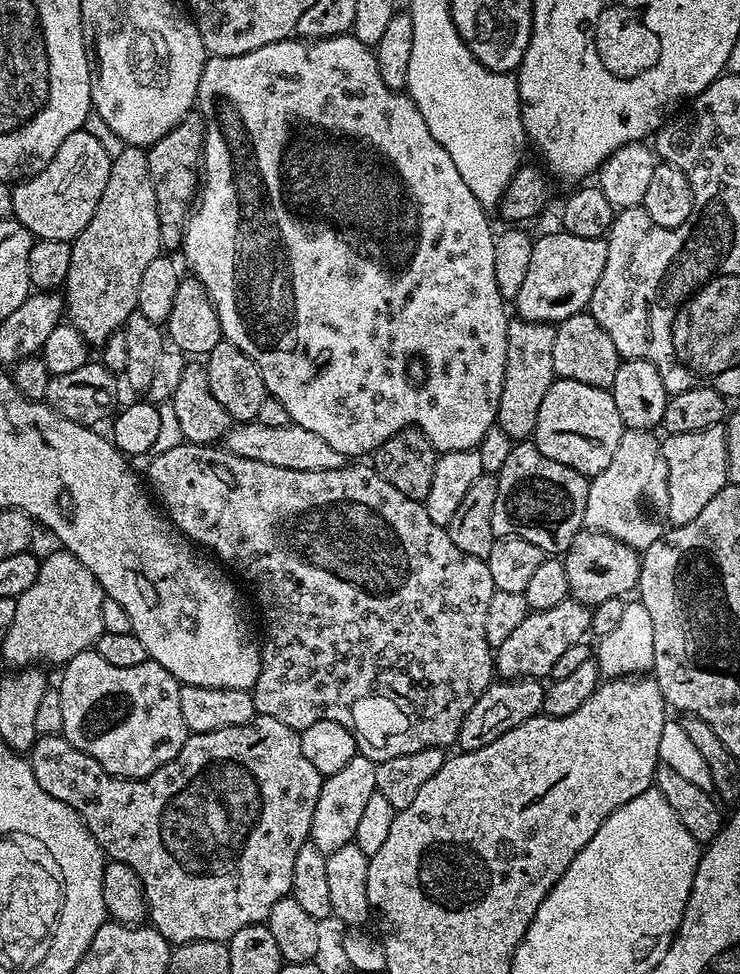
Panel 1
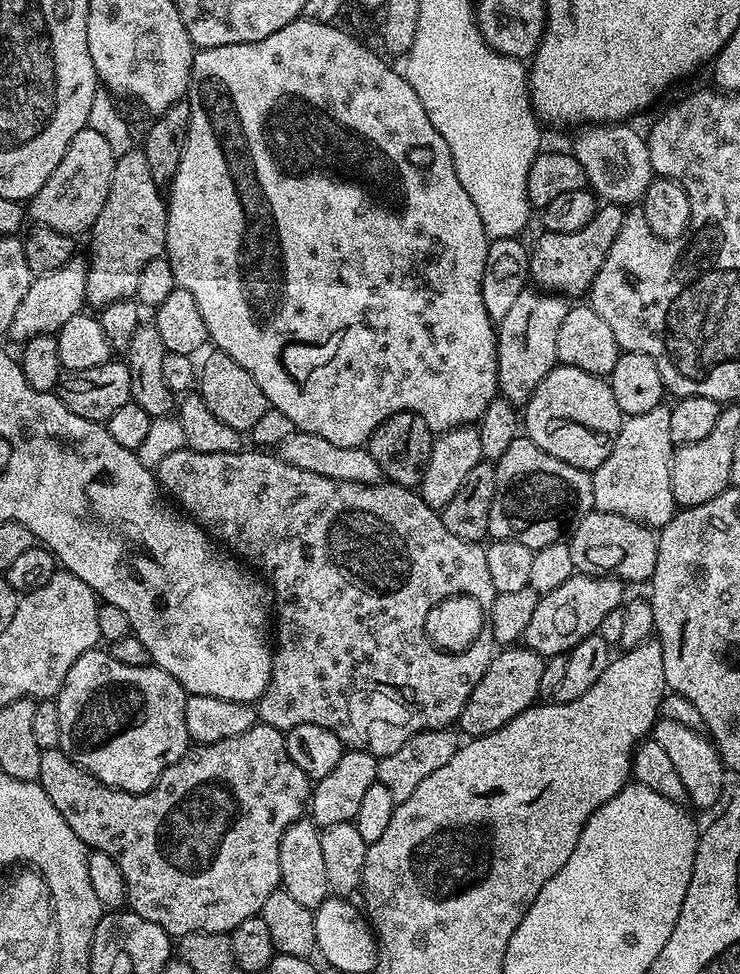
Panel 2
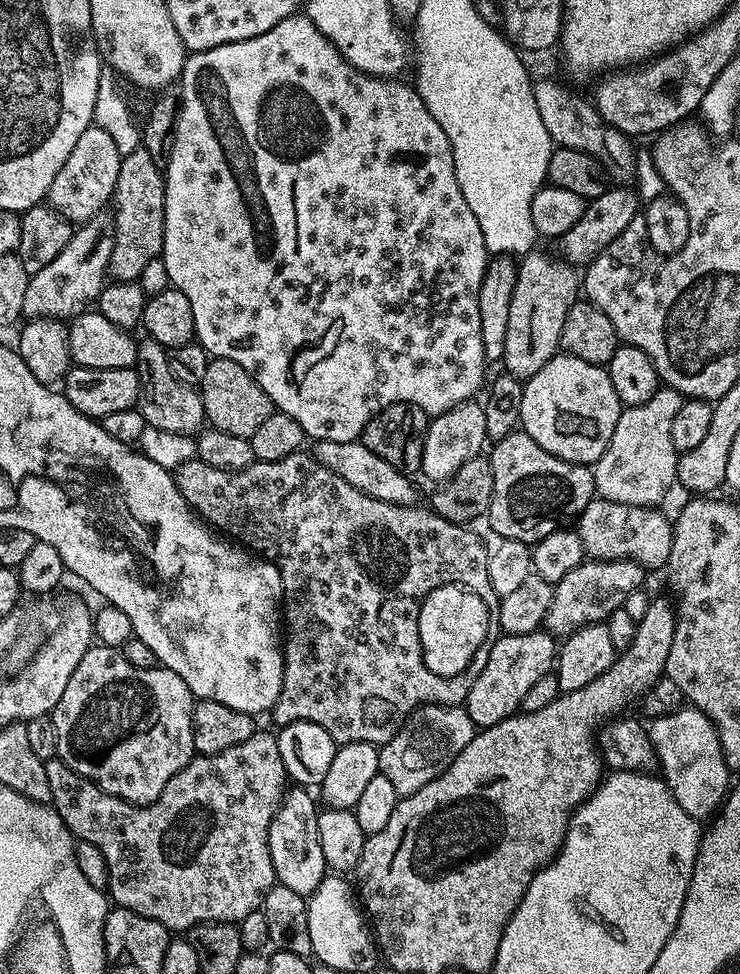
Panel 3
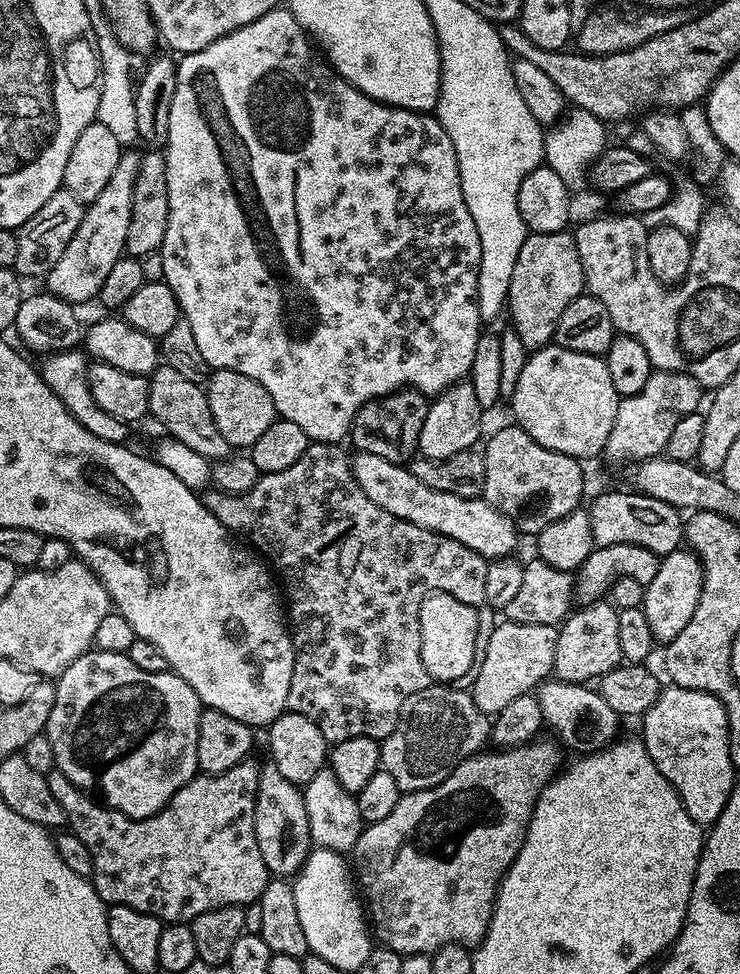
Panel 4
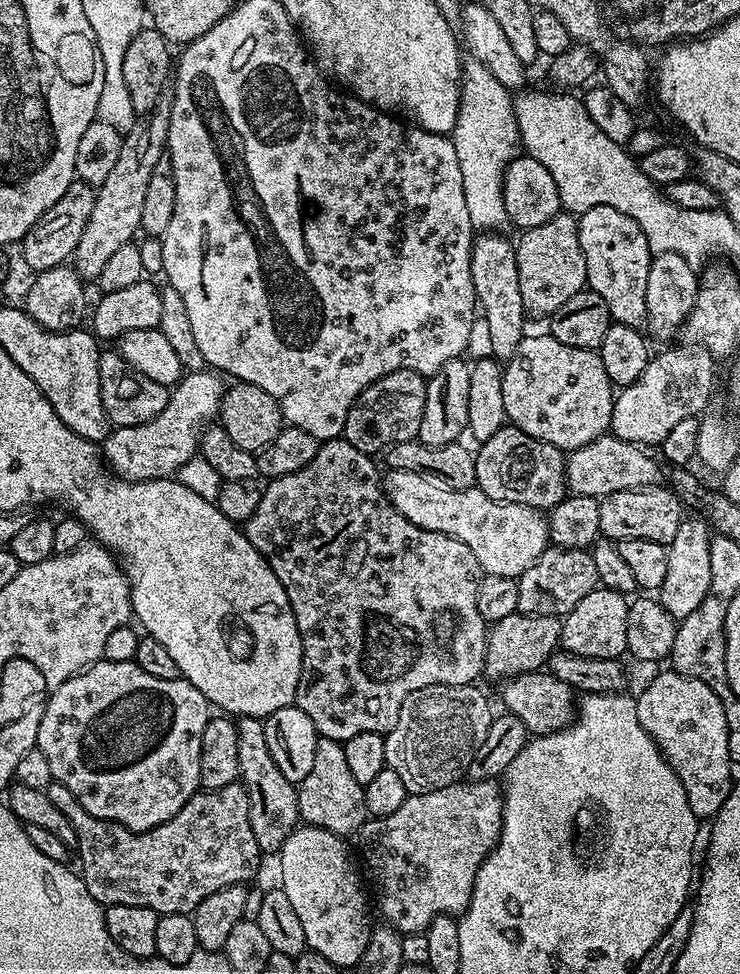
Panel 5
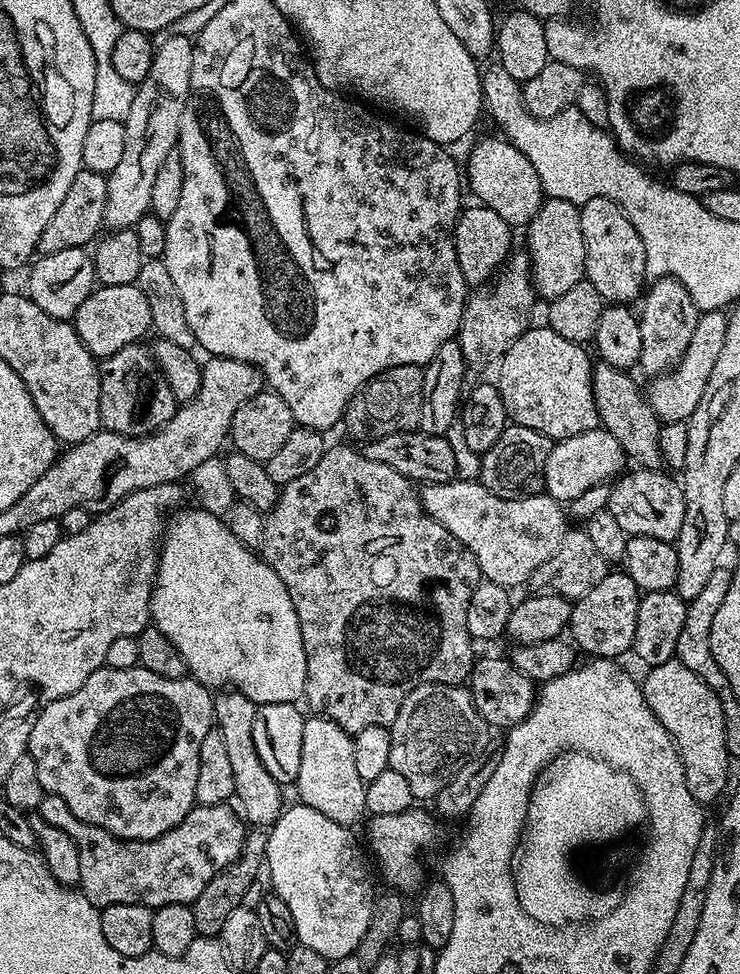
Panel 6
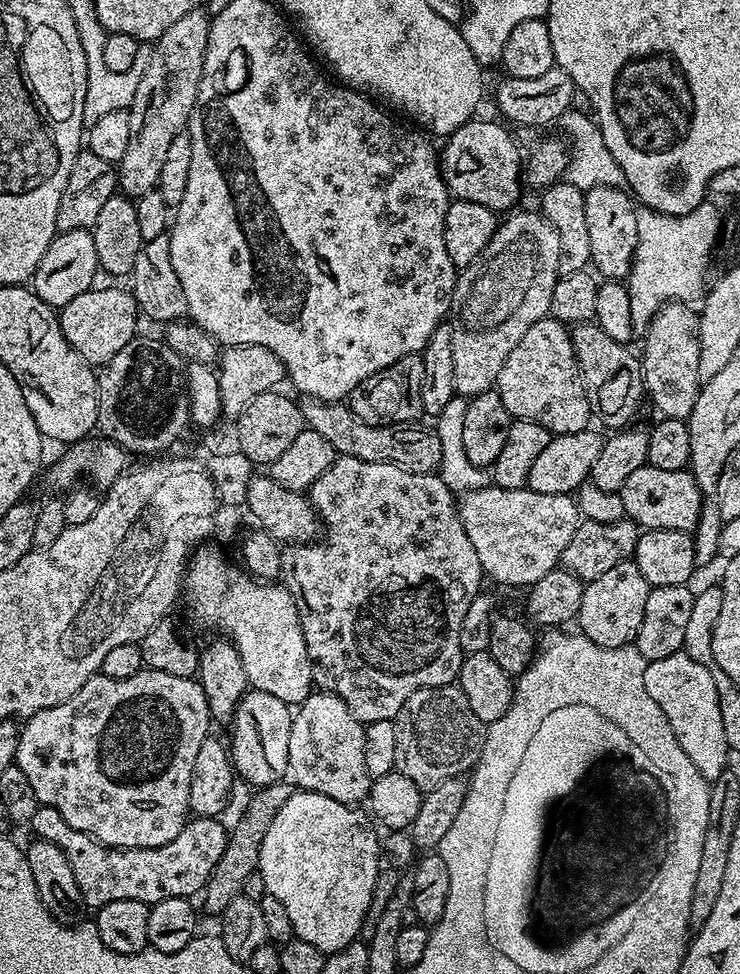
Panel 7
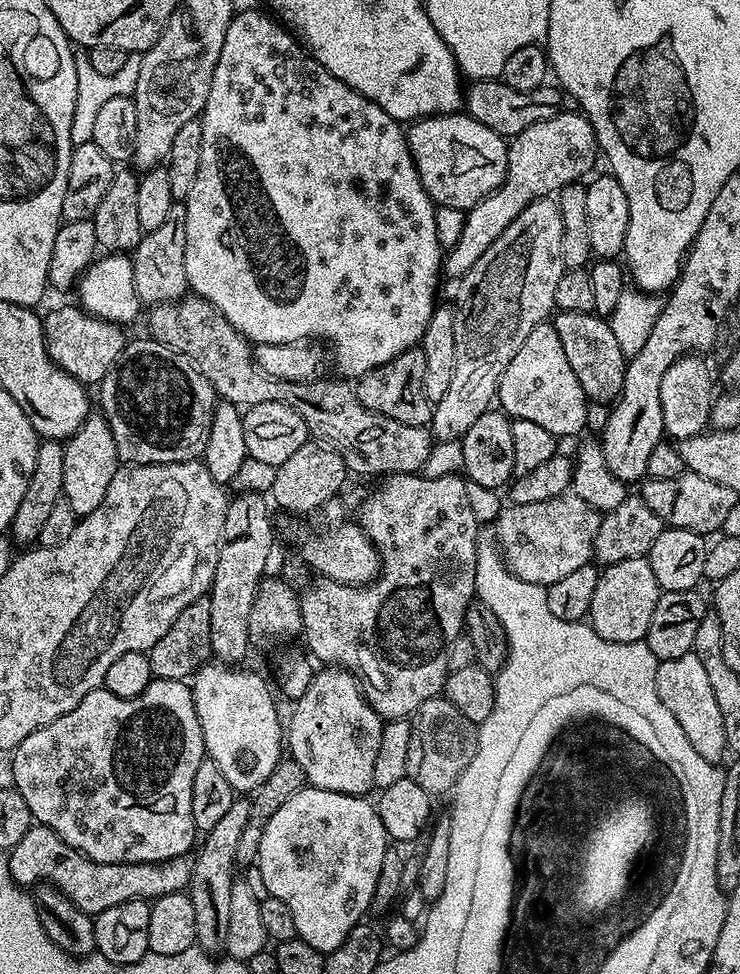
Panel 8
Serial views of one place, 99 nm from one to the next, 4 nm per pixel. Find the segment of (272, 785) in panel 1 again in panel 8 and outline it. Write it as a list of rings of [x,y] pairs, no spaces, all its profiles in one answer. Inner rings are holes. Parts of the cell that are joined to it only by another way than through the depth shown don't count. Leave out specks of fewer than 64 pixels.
[[[33,823],[26,835],[18,841],[8,853],[8,869],[14,882],[21,886],[39,886],[45,882],[52,885],[78,910],[95,917],[102,910],[110,910],[110,906],[118,906],[131,900],[154,901],[160,896],[183,892],[187,889],[192,877],[192,860],[188,856],[179,856],[164,860],[160,864],[103,864],[94,862],[89,856],[83,856],[74,850],[54,830],[45,824]]]

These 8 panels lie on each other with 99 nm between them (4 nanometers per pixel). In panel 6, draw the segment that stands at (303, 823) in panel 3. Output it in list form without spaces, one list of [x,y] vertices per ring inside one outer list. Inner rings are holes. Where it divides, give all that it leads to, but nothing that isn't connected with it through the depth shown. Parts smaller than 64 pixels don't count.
[[[229,687],[227,690],[215,693],[212,701],[212,715],[215,731],[222,734],[222,743],[225,744],[228,757],[230,757],[230,767],[234,774],[235,799],[240,800],[238,808],[243,819],[252,826],[271,826],[275,824],[276,819],[286,807],[285,789],[276,781],[274,774],[270,774],[270,770],[262,766],[262,758],[258,758],[258,750],[254,746],[254,718],[257,707],[255,702],[246,698],[246,694]]]

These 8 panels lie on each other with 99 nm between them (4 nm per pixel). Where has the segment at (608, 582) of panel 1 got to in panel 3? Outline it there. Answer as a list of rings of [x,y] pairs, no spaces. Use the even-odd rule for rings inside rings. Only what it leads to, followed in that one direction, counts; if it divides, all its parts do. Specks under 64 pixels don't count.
[[[593,498],[578,517],[578,531],[588,560],[632,560],[645,570],[663,569],[672,549],[673,521],[660,513],[659,507],[626,506]]]

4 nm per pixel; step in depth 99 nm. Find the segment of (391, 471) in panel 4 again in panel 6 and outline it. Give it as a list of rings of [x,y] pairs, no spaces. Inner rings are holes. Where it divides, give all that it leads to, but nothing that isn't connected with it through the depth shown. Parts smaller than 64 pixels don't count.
[[[457,478],[445,484],[423,485],[418,495],[424,512],[467,546],[478,562],[483,579],[498,582],[498,586],[509,590],[516,590],[519,584],[527,585],[534,570],[538,570],[538,566],[558,550],[558,542],[562,542],[566,531],[565,505],[547,494],[519,496],[513,500],[502,498],[472,480]]]

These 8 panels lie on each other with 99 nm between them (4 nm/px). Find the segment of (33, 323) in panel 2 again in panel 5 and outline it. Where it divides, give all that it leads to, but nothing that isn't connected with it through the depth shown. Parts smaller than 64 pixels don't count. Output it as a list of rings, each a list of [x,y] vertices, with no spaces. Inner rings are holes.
[[[157,107],[156,111],[147,113],[143,118],[137,119],[136,125],[129,132],[123,133],[122,150],[118,154],[116,165],[110,170],[106,182],[96,188],[96,201],[94,210],[90,210],[90,219],[86,222],[86,230],[82,230],[82,238],[78,238],[76,253],[71,263],[76,272],[85,281],[95,281],[102,274],[107,260],[122,246],[133,243],[135,232],[141,231],[142,206],[146,203],[146,186],[150,186],[152,173],[156,171],[158,162],[165,159],[168,146],[168,108]]]

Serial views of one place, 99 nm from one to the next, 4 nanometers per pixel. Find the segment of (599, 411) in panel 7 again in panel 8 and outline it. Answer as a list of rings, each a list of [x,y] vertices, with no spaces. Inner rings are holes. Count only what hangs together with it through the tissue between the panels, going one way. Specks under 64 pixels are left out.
[[[559,311],[552,320],[565,351],[566,362],[570,370],[577,375],[578,382],[582,385],[583,392],[591,403],[610,404],[620,395],[624,388],[627,357],[622,354],[621,346],[611,323],[605,317],[595,313],[580,311]]]

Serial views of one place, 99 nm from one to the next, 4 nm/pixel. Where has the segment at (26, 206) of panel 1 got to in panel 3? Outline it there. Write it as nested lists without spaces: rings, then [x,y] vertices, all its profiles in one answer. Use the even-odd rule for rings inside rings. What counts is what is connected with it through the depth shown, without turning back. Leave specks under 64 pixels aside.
[[[95,126],[87,128],[82,138],[78,138],[70,158],[66,158],[62,170],[58,170],[58,178],[54,178],[47,194],[47,203],[66,220],[83,222],[94,218],[109,207],[116,195],[121,159],[118,146],[114,146],[106,130]]]

